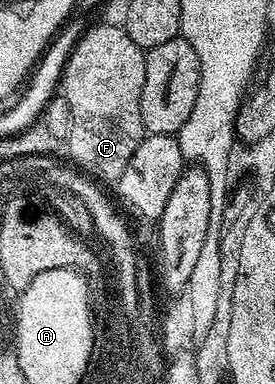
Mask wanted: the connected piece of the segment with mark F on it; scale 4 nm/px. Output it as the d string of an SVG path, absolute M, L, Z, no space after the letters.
M98 22L95 28L87 27L79 38L78 44L67 58L62 69L60 96L66 99L66 108L70 111L70 133L65 133L64 144L70 147L69 159L87 177L95 181L110 180L117 182L124 174L124 166L136 154L136 146L148 134L144 118L140 118L140 94L144 90L144 70L146 69L146 52L127 34L125 27Z

